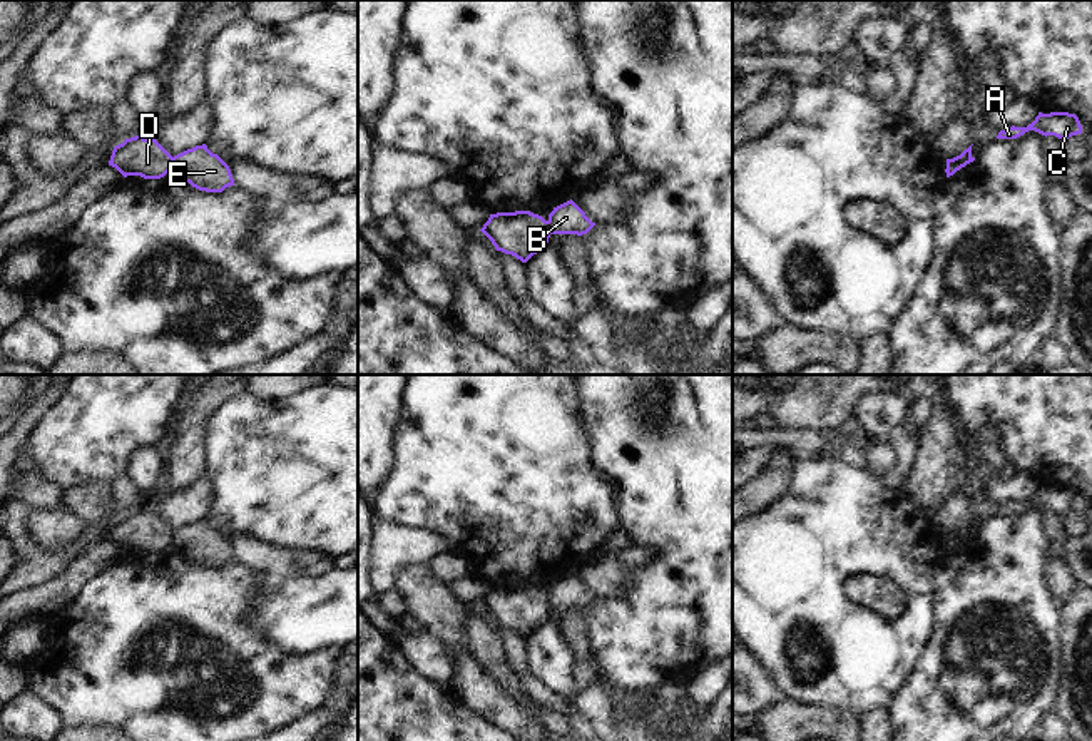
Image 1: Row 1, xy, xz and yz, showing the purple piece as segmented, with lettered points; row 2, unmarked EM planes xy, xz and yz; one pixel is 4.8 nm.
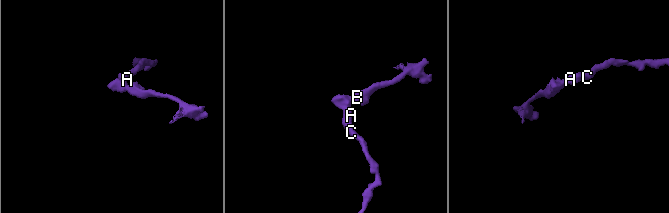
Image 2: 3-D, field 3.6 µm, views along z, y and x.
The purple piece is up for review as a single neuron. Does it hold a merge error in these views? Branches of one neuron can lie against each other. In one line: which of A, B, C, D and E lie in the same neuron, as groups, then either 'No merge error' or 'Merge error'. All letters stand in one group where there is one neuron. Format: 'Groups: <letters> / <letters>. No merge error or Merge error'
Groups: A C D / B E. Merge error

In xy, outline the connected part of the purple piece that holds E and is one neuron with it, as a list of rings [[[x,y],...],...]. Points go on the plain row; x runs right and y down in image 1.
[[[206,519],[174,530],[171,547],[206,567],[222,567],[234,560],[229,540],[217,529],[212,529]]]

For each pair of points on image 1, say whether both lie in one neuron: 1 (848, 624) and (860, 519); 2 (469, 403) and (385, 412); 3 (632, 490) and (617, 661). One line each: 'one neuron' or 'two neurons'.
1: one neuron
2: two neurons
3: one neuron

